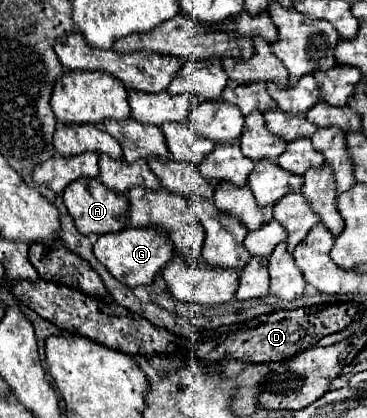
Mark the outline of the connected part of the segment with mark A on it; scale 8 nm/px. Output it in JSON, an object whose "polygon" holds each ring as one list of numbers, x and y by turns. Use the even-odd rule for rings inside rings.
{"polygon":[[80,178,74,180,62,194,64,204,74,218,74,224,80,234,108,234,108,232,120,232,126,228,126,216,128,216,128,200,126,196,116,196,116,192,108,192,98,180,92,178]]}

